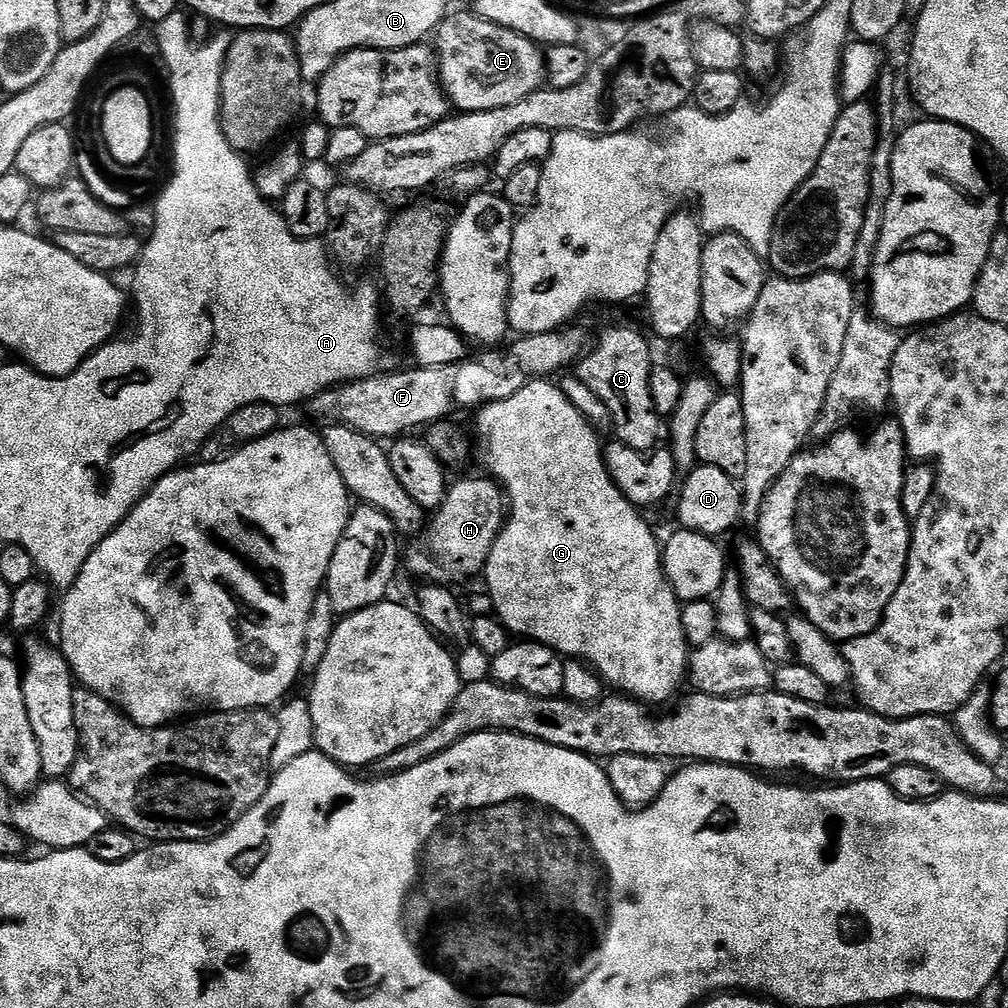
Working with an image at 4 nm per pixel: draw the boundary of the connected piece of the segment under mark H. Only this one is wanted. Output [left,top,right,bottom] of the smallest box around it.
[406,474,506,582]

